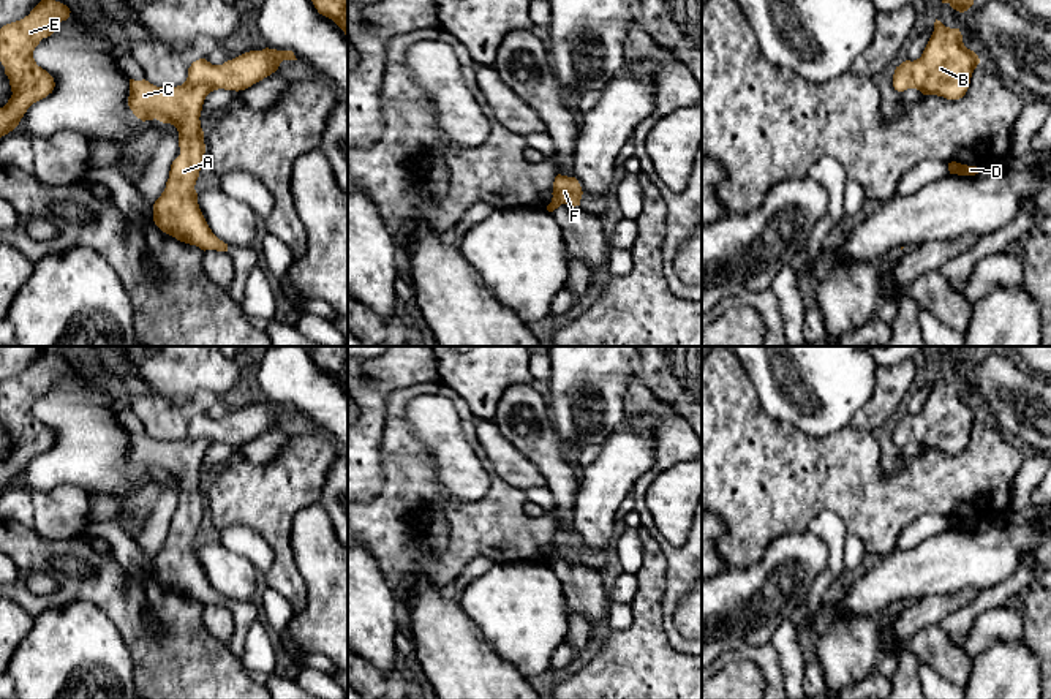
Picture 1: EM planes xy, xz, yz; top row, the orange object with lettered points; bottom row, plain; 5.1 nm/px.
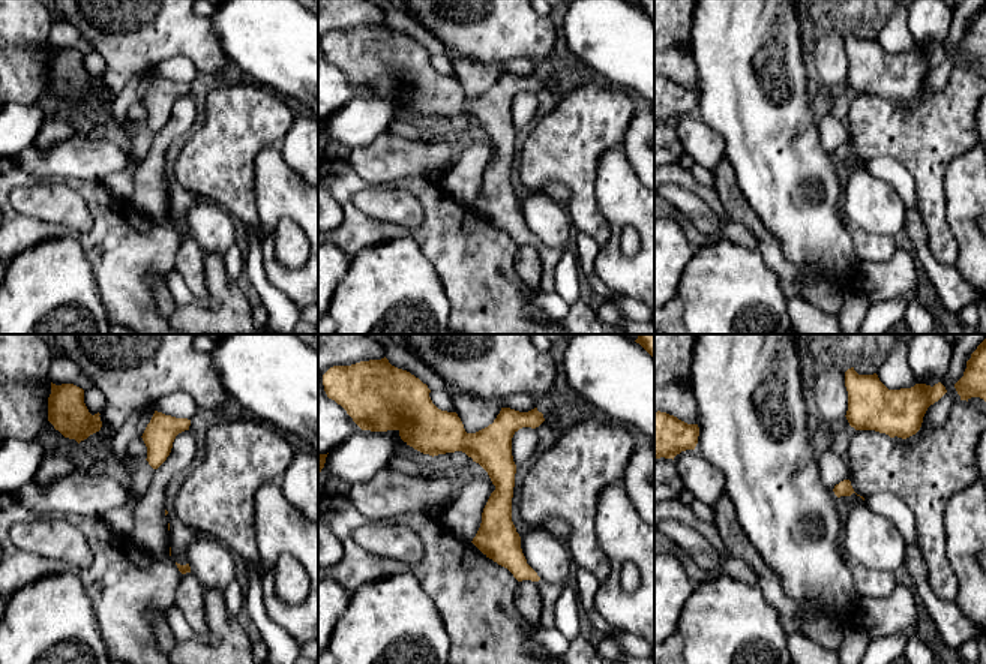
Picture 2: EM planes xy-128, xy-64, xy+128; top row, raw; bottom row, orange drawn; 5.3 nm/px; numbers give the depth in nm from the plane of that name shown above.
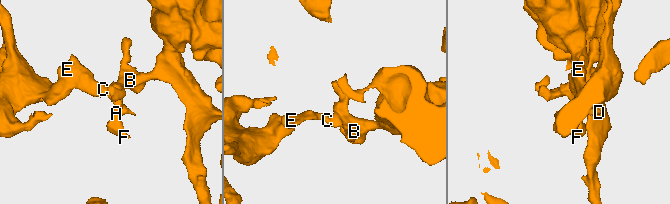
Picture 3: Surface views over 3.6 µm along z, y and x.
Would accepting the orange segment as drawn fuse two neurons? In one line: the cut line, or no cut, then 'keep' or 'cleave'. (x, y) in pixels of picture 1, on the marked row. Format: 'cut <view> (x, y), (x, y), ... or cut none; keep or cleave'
cut none; keep

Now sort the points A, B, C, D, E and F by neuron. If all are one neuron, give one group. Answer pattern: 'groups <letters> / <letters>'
groups A B C D E F

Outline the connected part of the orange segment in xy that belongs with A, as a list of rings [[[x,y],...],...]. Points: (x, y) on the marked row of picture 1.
[[[266,47],[262,51],[245,52],[223,65],[212,65],[205,59],[199,59],[188,68],[186,81],[177,87],[156,87],[145,79],[130,79],[128,106],[133,114],[142,122],[156,119],[163,123],[171,123],[179,131],[180,155],[172,161],[166,188],[153,204],[153,221],[163,232],[180,242],[196,245],[204,251],[228,251],[228,244],[220,240],[209,228],[194,190],[205,153],[204,131],[199,120],[202,104],[205,96],[213,90],[224,89],[239,92],[251,87],[275,73],[283,60],[297,59],[292,51]]]

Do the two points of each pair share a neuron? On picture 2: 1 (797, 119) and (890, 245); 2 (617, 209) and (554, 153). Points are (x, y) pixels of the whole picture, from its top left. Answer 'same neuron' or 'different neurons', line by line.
1: different neurons
2: different neurons

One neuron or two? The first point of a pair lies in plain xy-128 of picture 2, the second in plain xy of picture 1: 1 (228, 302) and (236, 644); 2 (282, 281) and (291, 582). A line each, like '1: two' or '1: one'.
1: one
2: two

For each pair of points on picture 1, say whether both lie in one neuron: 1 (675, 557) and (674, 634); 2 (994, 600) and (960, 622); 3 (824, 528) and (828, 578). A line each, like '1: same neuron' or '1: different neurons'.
1: same neuron
2: same neuron
3: same neuron

